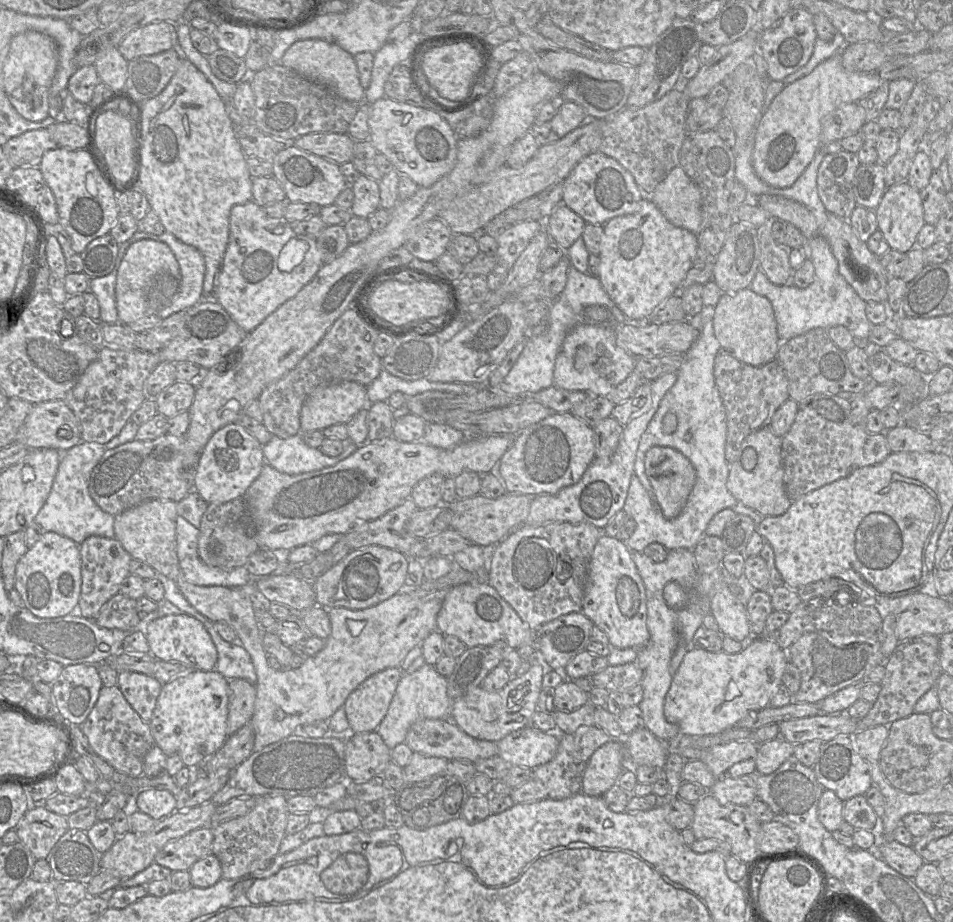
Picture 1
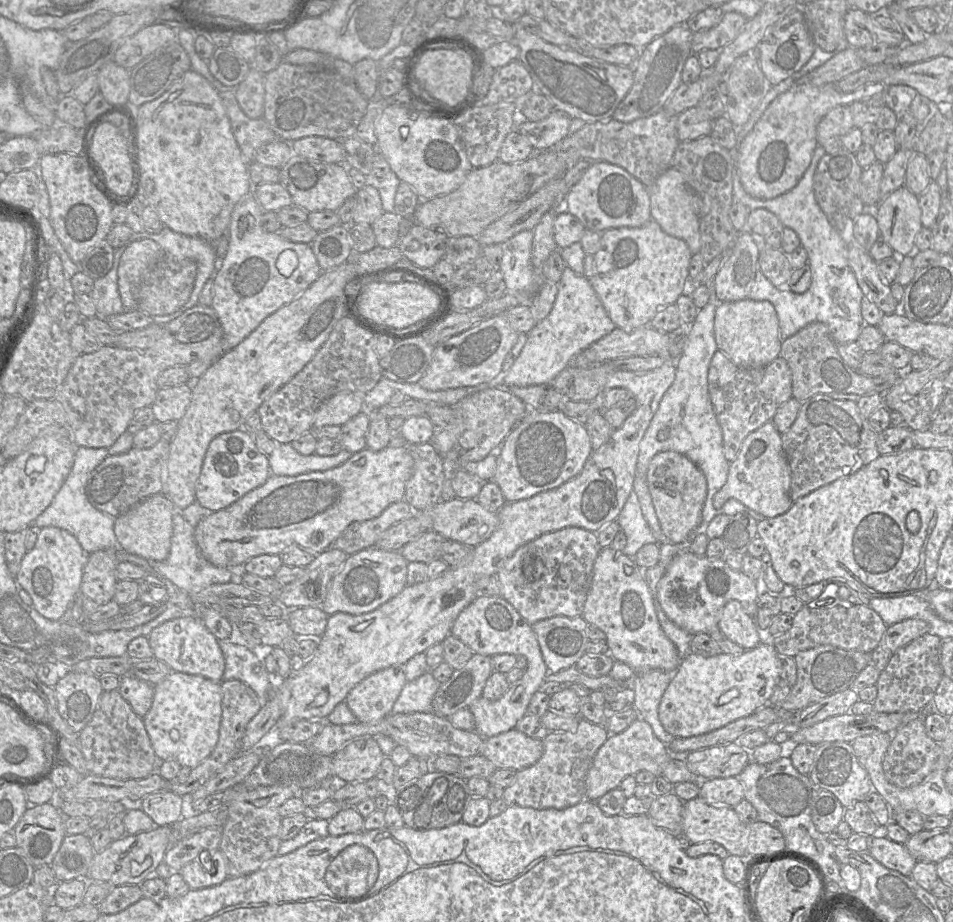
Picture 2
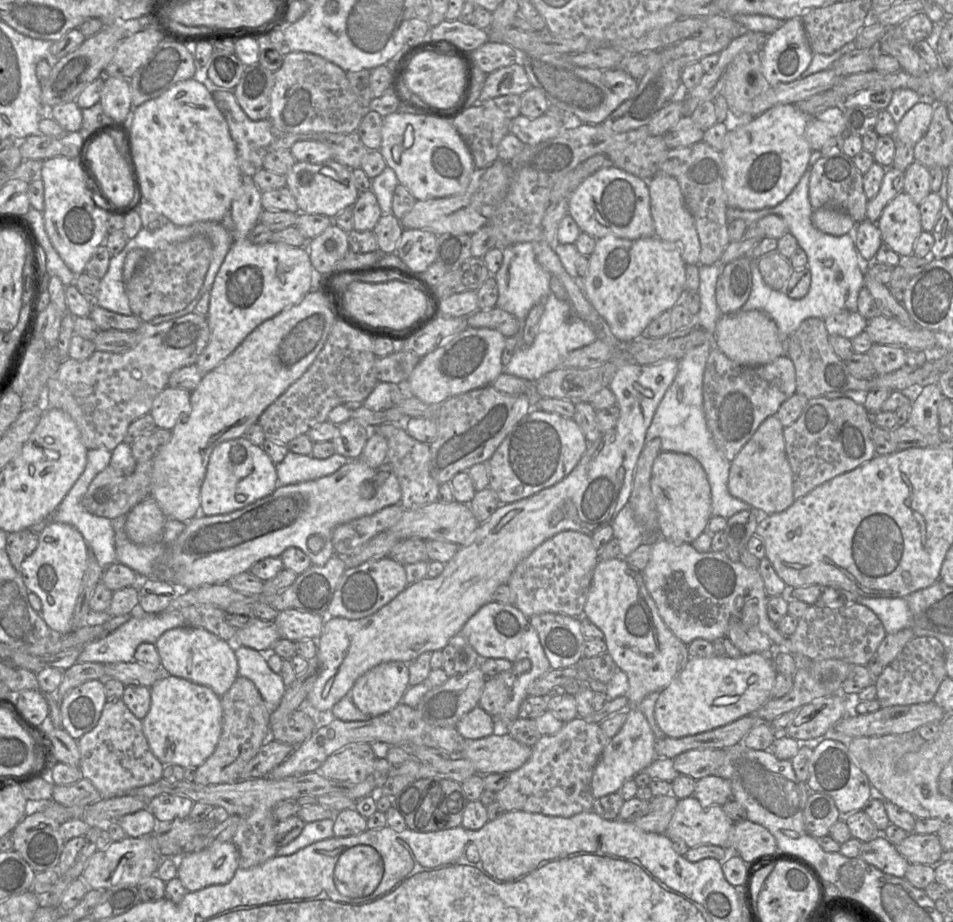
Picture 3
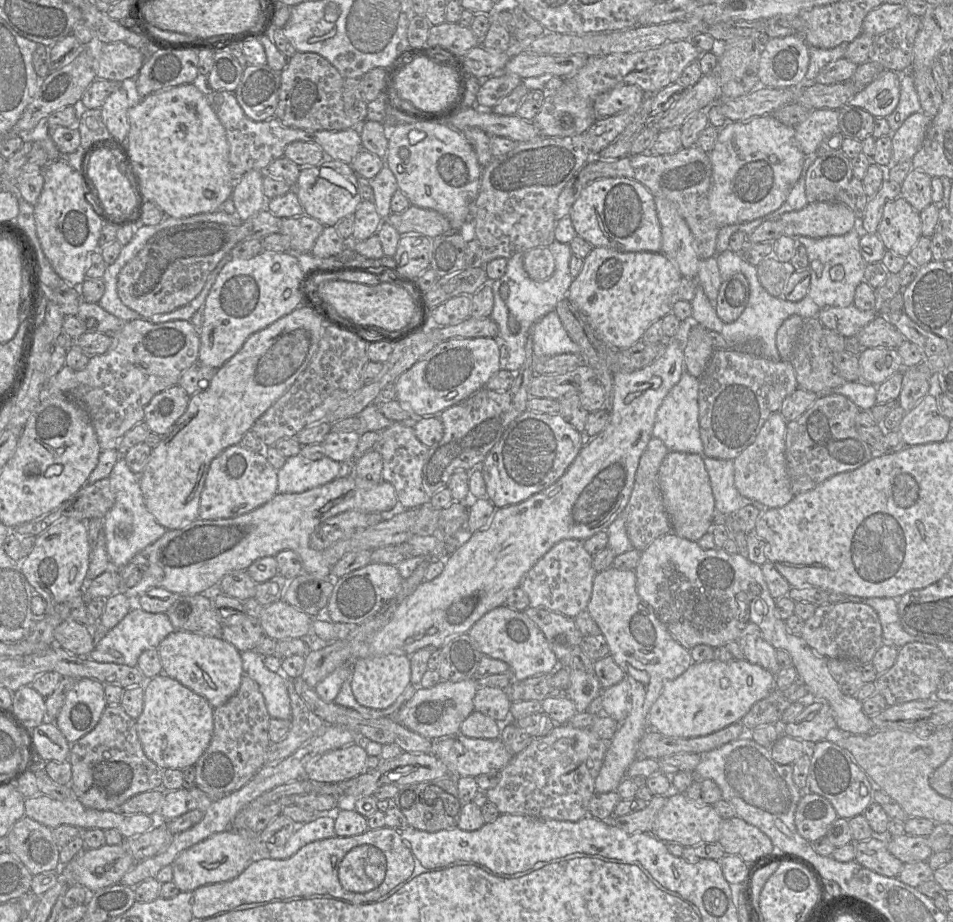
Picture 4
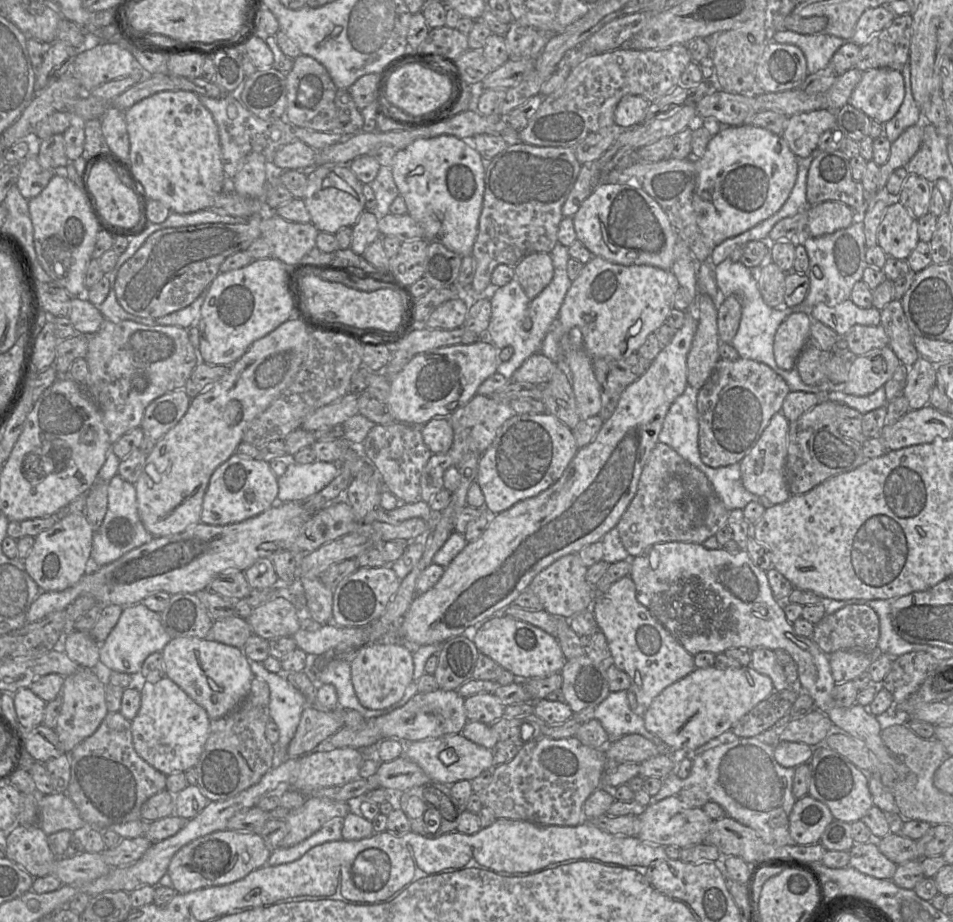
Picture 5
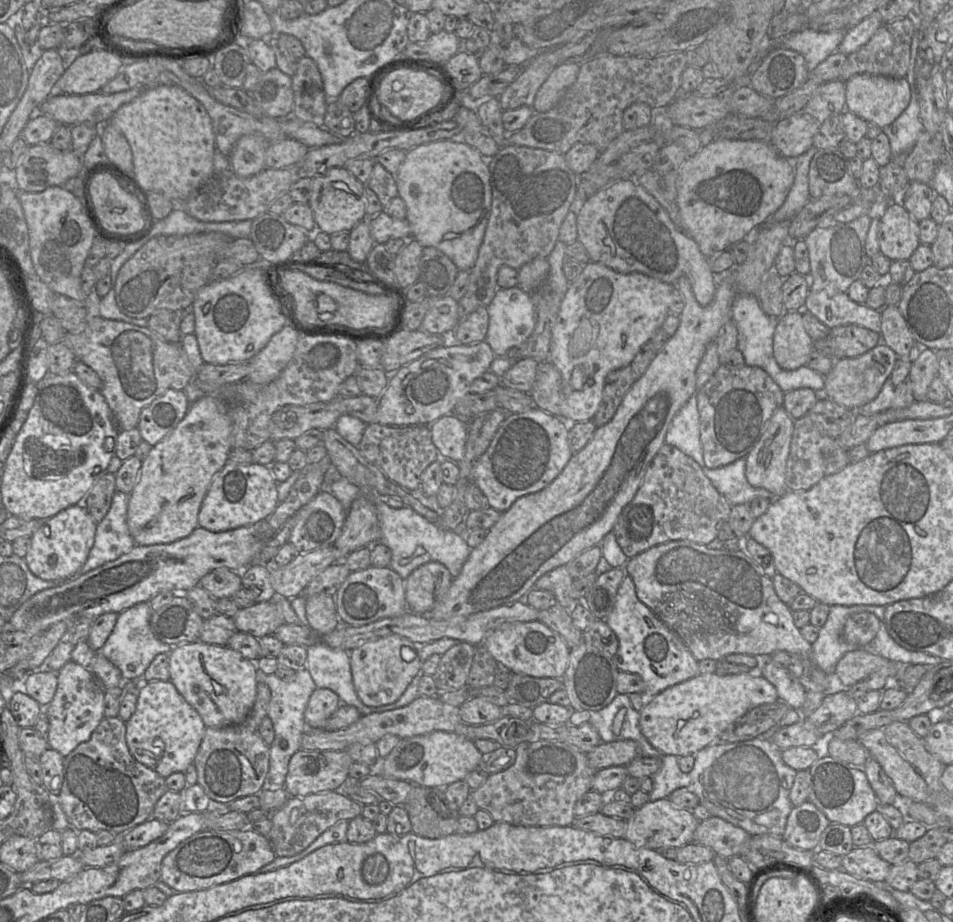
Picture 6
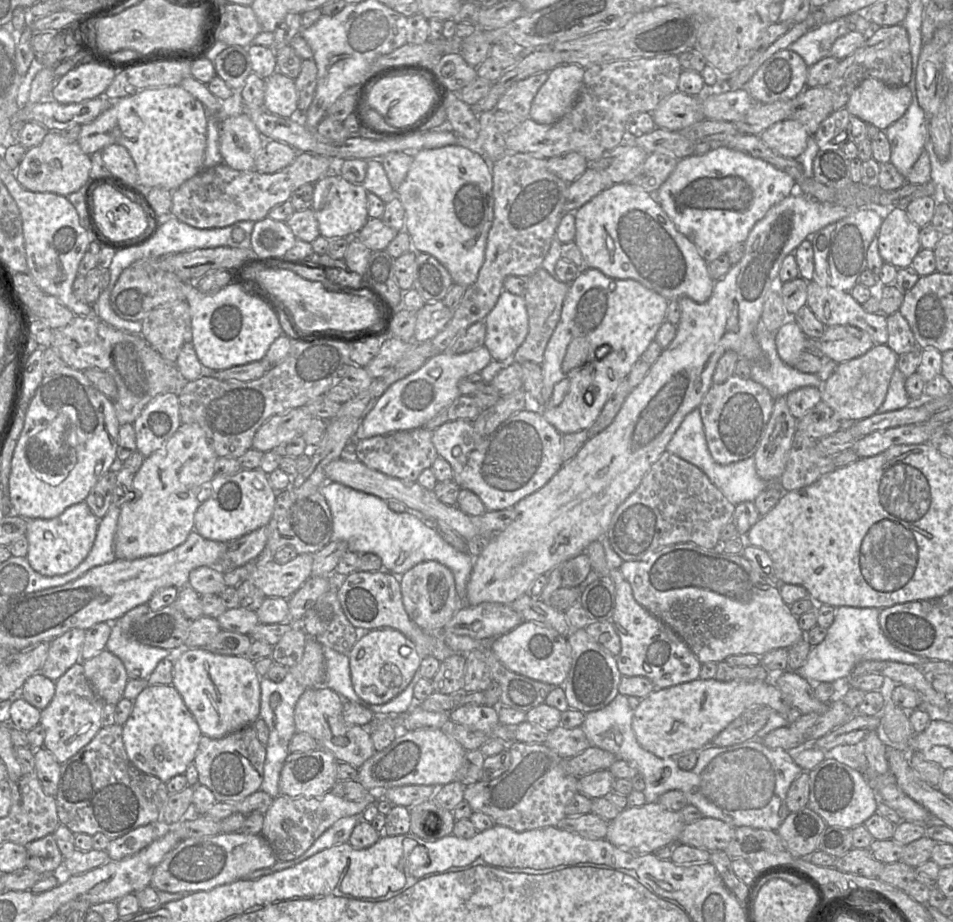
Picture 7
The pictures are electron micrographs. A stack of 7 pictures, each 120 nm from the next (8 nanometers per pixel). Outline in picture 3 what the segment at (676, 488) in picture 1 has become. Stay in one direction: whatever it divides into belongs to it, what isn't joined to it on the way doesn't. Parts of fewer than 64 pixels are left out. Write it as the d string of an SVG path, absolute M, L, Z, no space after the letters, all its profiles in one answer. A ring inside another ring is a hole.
M661 451L652 466L651 491L659 522L659 535L674 543L692 543L707 530L711 518L711 489L700 462L689 454Z

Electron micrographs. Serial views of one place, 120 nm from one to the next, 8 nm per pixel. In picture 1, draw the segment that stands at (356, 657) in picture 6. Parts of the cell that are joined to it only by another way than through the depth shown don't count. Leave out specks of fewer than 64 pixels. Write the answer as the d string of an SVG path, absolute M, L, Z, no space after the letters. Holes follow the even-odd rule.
M392 667L364 680L344 703L350 733L376 731L385 717L403 672Z

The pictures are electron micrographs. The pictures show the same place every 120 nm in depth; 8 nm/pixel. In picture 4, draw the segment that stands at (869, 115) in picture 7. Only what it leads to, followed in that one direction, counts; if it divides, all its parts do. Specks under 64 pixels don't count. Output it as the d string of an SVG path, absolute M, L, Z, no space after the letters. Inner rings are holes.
M883 70L861 89L847 104L860 107L876 117L887 117L896 108L900 97L900 74Z

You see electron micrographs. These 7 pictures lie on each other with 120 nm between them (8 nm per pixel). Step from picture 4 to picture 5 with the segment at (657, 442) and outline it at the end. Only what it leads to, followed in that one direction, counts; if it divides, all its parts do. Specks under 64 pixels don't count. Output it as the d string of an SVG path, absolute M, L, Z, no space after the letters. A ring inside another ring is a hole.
M658 442L643 467L637 492L616 527L624 548L635 557L657 543L702 544L728 525L729 514L706 475L672 447Z

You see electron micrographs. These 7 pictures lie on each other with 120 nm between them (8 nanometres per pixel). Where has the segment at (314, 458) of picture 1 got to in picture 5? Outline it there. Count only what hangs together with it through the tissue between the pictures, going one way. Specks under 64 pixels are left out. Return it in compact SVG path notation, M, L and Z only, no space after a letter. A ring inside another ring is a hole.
M288 459L285 473L278 477L277 501L305 501L327 486L339 472L338 463L317 460L300 464Z

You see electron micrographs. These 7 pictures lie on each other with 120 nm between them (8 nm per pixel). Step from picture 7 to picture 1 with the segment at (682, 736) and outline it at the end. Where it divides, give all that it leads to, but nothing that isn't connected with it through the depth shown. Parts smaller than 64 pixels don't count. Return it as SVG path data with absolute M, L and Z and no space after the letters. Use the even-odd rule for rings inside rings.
M751 636L747 646L739 653L724 651L709 652L699 648L690 648L674 674L670 689L664 702L666 720L675 724L683 735L713 735L734 727L751 711L770 706L770 701L782 683L782 675L788 662L788 652L767 637Z

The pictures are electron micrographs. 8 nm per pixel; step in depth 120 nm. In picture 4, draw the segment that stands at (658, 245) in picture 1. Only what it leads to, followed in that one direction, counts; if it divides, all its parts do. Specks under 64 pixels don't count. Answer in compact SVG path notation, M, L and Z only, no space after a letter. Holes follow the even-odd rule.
M593 248L584 259L583 268L574 279L567 300L586 318L598 337L609 346L624 350L642 339L644 332L657 320L672 312L678 299L682 275L662 252L624 253L608 248Z

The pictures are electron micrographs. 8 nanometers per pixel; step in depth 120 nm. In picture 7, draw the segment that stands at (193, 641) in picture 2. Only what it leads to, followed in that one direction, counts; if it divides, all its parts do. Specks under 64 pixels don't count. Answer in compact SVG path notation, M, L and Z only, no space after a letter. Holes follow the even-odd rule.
M184 648L173 659L172 685L195 718L201 733L212 739L253 725L259 718L260 676L254 662L245 655L219 655L206 648Z

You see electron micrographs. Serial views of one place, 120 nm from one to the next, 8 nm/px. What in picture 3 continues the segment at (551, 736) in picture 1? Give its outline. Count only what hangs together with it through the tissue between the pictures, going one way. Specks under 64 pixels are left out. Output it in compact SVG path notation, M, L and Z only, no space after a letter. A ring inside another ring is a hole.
M495 720L493 734L479 739L464 740L459 753L473 763L476 774L510 773L527 762L532 754L532 747L512 738L506 729L496 728Z

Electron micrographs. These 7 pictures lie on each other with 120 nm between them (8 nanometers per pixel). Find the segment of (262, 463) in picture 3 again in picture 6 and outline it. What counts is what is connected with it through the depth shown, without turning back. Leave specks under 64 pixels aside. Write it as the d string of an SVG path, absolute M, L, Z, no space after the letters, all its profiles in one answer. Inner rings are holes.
M228 460L214 476L202 501L198 526L222 532L252 525L273 514L278 504L278 483L270 466L255 463L242 465Z

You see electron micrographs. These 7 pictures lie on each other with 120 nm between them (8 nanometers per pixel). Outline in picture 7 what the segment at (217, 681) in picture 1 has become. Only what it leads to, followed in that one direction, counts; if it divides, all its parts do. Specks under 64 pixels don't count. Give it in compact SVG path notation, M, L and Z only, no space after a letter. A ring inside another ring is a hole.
M172 684L149 685L146 687L134 700L133 710L122 727L123 742L129 760L140 771L153 775L164 783L167 783L176 775L184 774L188 765L194 762L202 736L195 718Z

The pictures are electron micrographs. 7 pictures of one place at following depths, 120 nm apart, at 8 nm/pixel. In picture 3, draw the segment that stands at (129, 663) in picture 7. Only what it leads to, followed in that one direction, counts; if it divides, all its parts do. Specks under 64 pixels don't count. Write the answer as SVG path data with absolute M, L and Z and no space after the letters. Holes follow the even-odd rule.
M136 611L132 613L132 617L124 624L119 626L110 634L87 643L78 657L79 663L98 662L104 664L131 662L134 661L136 648L141 643L155 644L158 638L167 630L185 626L184 618L180 611L172 611L170 613L144 613Z

